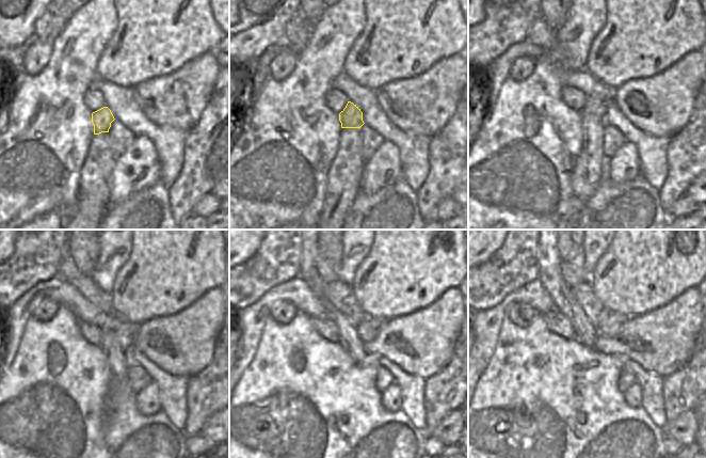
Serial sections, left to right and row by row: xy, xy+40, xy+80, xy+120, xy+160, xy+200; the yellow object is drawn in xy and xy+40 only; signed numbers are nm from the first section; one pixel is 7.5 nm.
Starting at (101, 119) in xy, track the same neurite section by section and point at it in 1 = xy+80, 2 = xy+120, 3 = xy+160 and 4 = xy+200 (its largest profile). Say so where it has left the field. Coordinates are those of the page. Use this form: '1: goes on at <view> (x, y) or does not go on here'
1: goes on at xy+80 (595, 107)
2: goes on at xy+120 (127, 333)
3: goes on at xy+160 (368, 329)
4: goes on at xy+200 (615, 320)

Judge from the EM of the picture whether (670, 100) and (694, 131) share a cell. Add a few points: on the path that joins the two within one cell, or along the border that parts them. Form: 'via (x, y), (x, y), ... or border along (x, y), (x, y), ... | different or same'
border along (694, 103), (688, 122), (669, 138) | different

